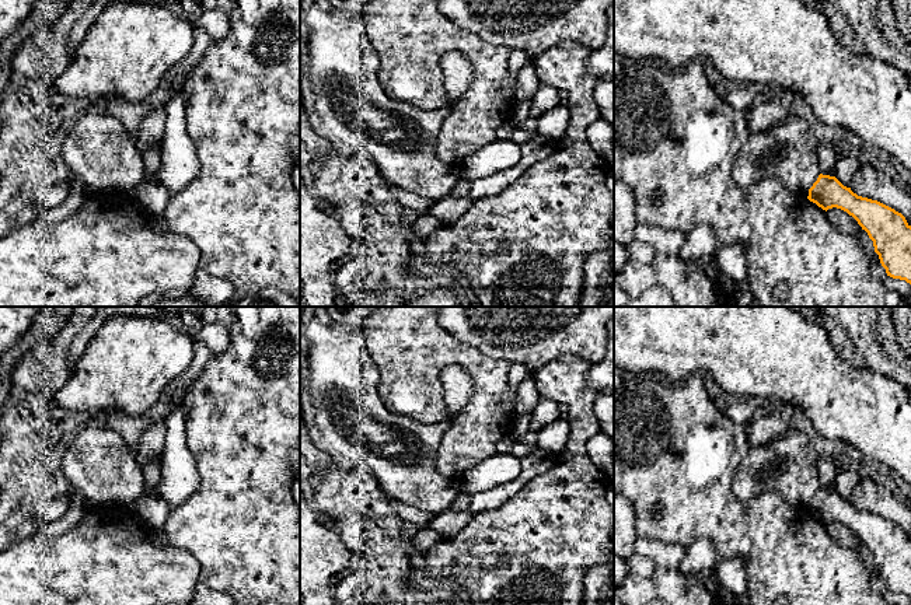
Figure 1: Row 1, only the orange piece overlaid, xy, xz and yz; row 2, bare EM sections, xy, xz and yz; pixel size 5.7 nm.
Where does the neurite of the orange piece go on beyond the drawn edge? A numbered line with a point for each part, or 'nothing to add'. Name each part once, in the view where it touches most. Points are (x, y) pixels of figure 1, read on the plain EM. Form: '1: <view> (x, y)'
nothing to add

